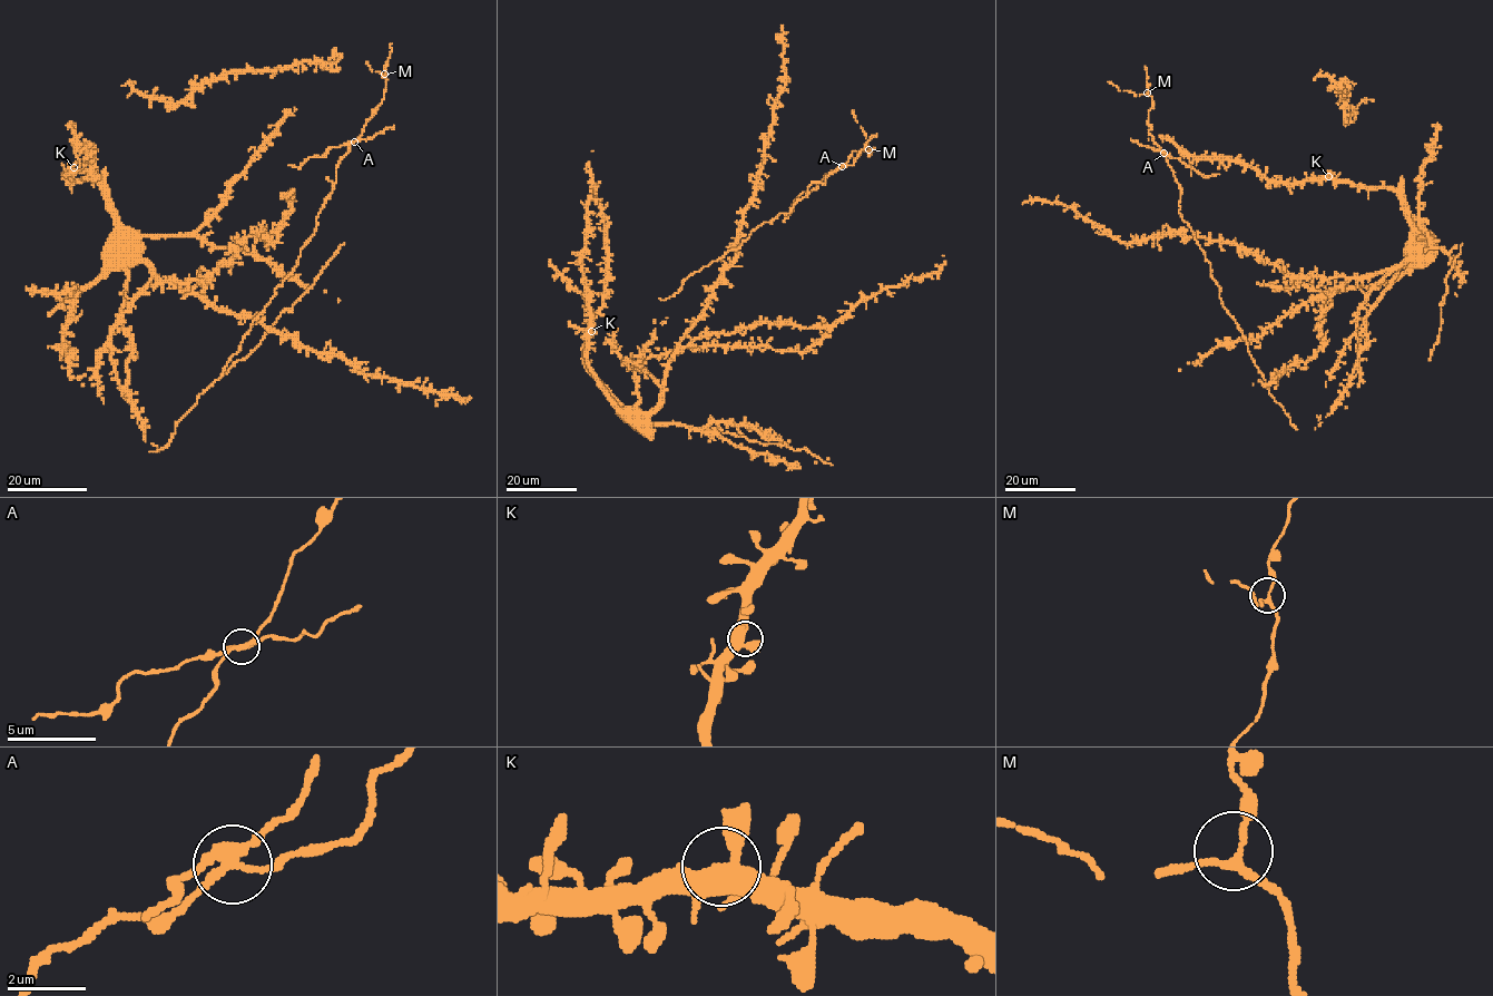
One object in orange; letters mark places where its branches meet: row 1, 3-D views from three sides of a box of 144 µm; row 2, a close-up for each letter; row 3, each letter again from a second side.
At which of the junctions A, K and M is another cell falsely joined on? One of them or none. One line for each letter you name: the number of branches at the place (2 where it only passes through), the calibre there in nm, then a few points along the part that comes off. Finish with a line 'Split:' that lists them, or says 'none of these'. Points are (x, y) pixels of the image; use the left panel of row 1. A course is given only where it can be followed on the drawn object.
A: branches 4; calibre 240 nm; course (354, 142), (330, 147), (321, 156), (310, 156), (300, 168), (288, 165)
Split: A

